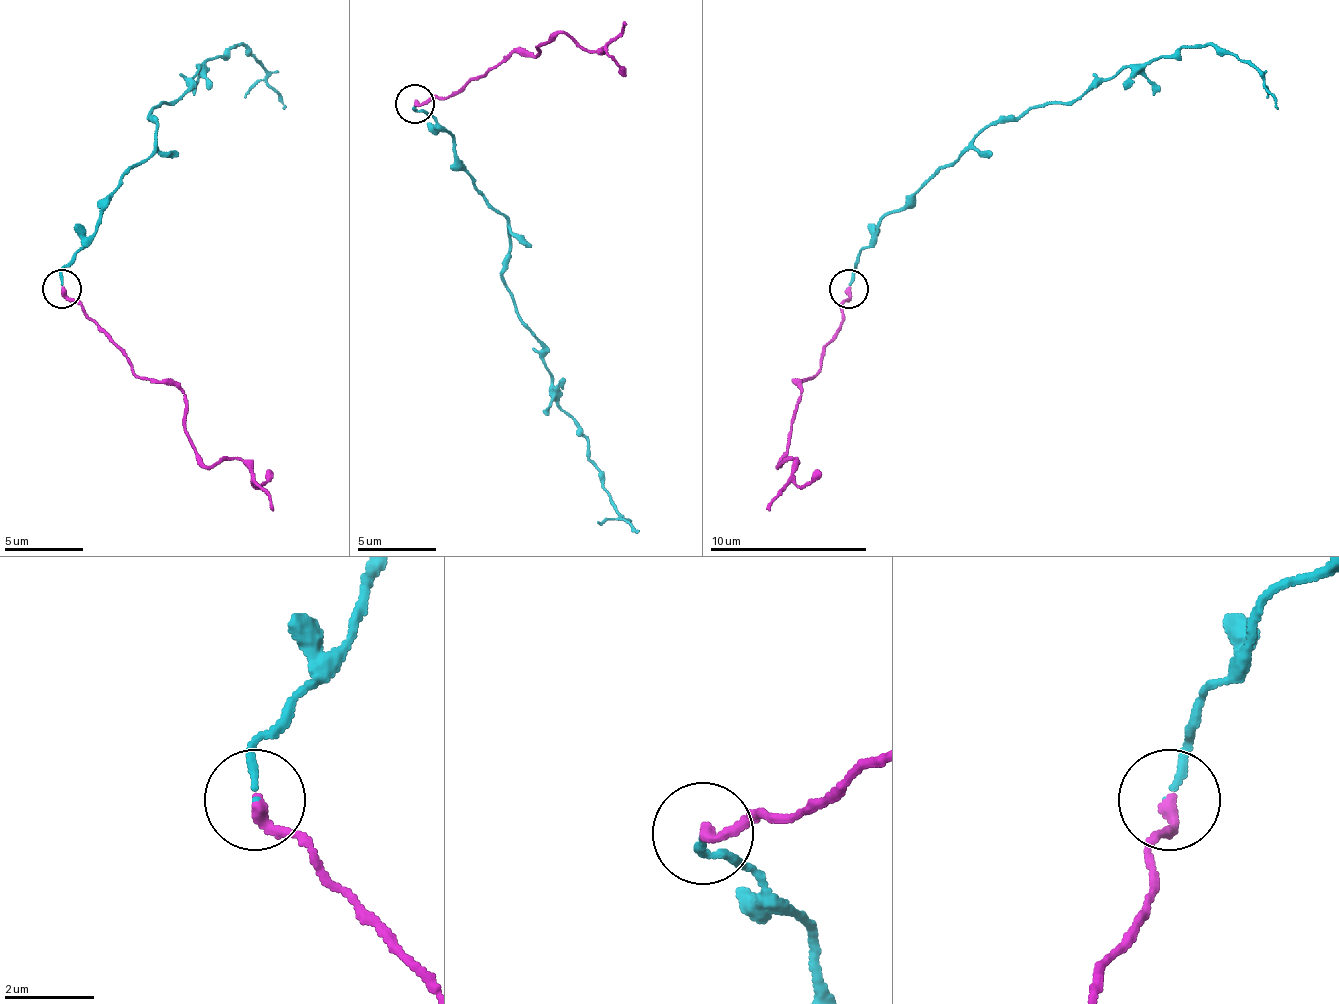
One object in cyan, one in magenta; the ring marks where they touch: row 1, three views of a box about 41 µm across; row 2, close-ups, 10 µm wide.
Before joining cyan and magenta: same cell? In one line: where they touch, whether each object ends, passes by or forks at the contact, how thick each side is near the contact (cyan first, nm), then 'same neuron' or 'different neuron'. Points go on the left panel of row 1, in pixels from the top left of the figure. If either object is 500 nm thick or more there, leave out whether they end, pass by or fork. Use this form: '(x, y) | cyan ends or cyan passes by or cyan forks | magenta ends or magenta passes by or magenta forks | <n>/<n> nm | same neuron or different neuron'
(62, 288) | cyan ends | magenta ends | 140/280 nm | different neuron

